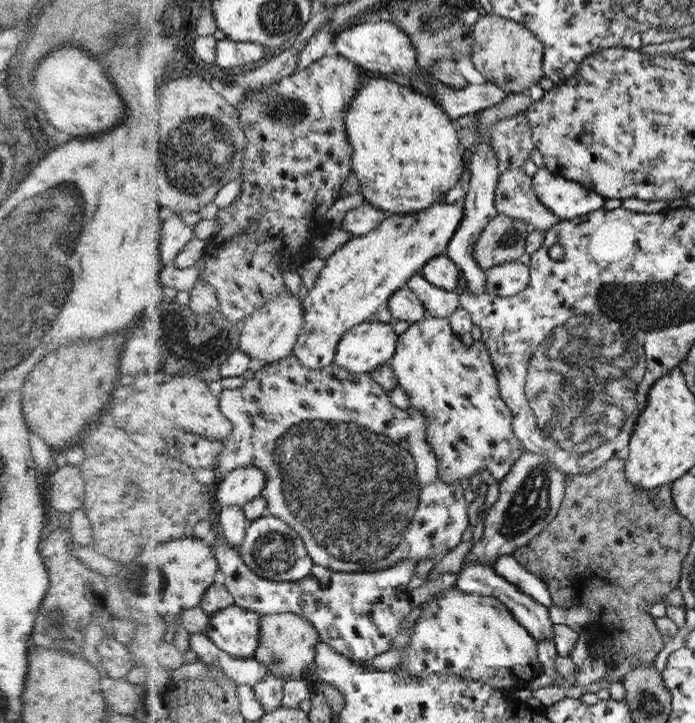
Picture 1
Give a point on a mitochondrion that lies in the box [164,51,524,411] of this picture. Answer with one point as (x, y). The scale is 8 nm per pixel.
(286, 110)

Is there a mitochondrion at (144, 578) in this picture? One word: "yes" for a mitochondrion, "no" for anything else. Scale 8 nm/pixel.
yes

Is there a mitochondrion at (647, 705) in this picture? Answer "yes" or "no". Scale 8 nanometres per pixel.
yes

